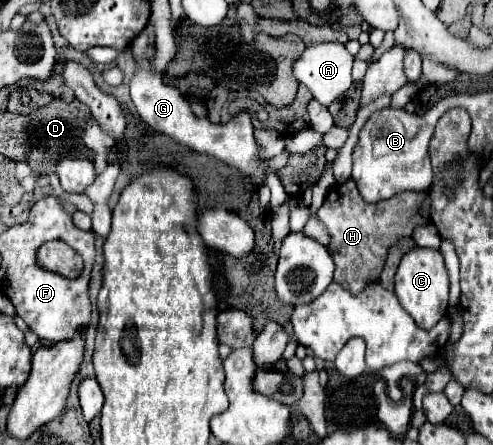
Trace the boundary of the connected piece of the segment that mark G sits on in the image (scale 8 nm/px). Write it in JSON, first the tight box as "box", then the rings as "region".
{"box":[130,29,262,177],"region":[[[144,29],[142,35],[134,37],[134,41],[130,43],[132,49],[132,57],[136,61],[136,71],[130,83],[130,95],[132,95],[132,103],[136,105],[138,115],[156,131],[172,137],[174,141],[178,141],[180,145],[190,147],[192,151],[198,153],[206,153],[216,157],[218,161],[228,163],[230,167],[240,169],[246,177],[262,163],[260,159],[256,159],[258,153],[258,145],[254,143],[254,127],[252,127],[252,117],[248,111],[238,113],[232,121],[228,121],[226,125],[214,125],[210,123],[206,117],[196,117],[190,109],[190,103],[180,95],[180,91],[176,87],[166,87],[162,83],[162,73],[152,69],[152,59],[156,55],[156,45],[152,43],[148,31]]]}

